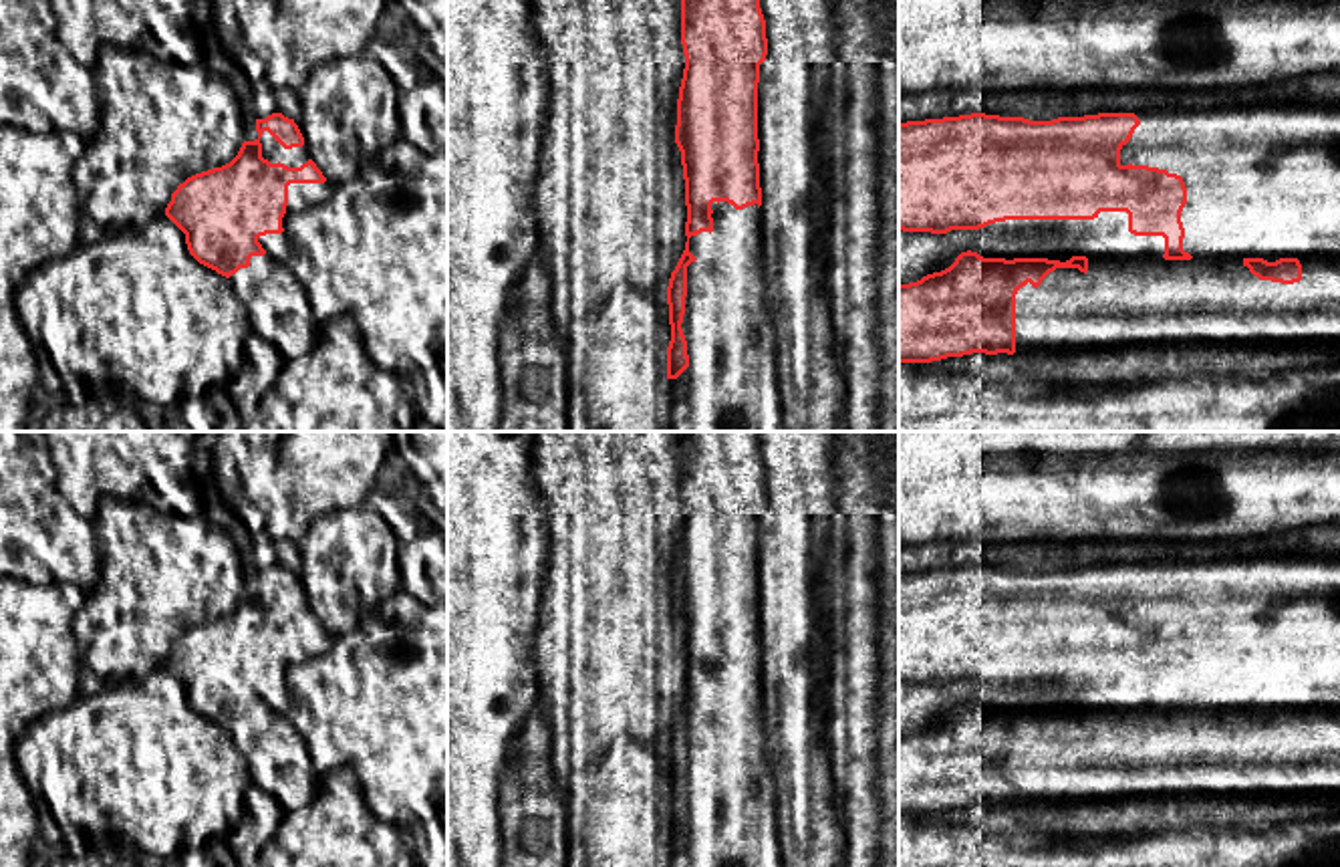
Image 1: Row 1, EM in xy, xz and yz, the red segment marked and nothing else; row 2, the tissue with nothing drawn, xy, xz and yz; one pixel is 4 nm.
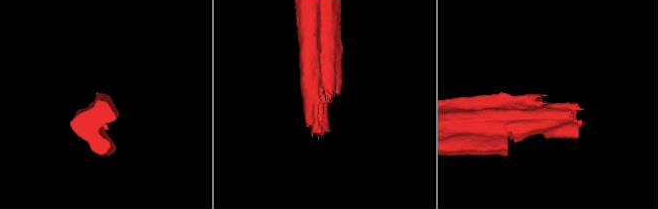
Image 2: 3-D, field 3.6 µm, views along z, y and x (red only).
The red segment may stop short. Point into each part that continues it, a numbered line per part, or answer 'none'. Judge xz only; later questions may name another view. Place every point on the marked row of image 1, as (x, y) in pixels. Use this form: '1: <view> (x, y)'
1: xz (732, 384)

